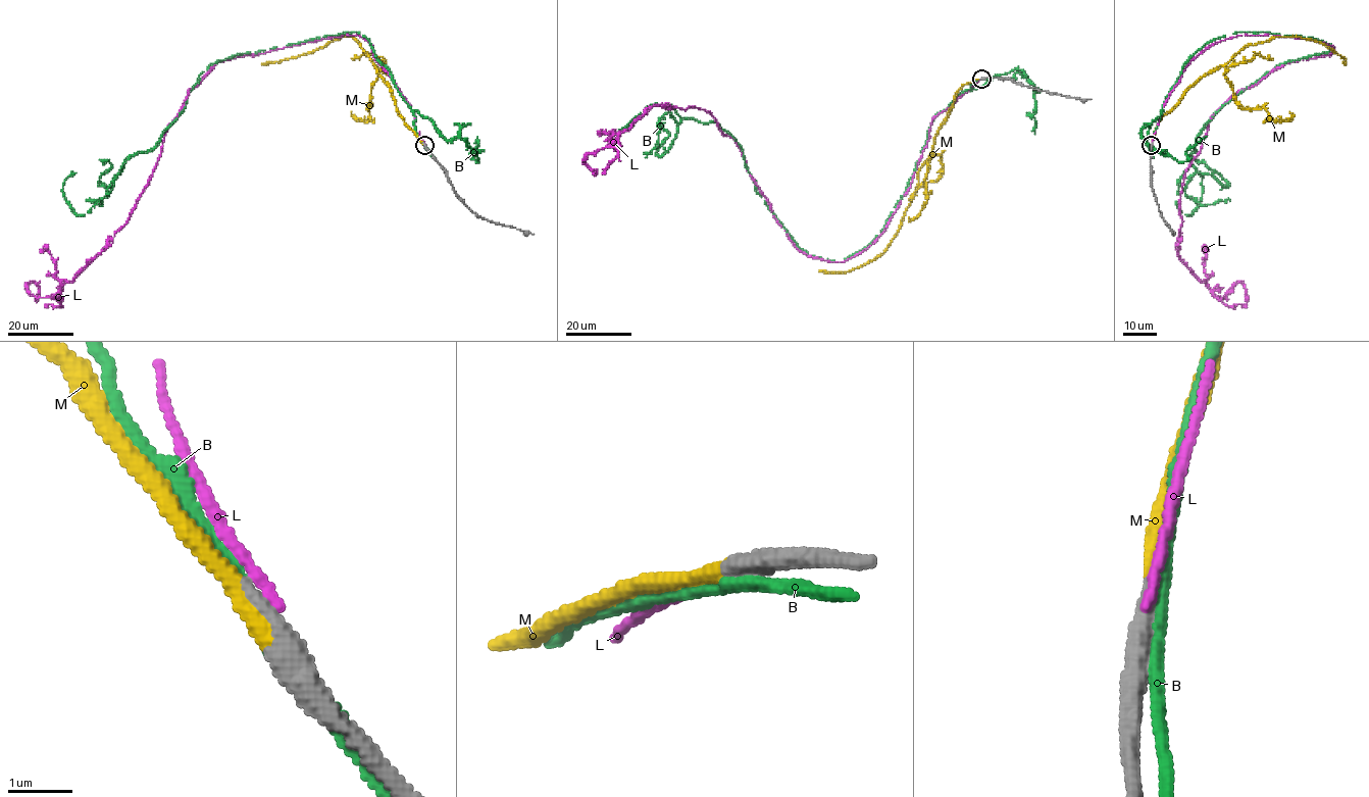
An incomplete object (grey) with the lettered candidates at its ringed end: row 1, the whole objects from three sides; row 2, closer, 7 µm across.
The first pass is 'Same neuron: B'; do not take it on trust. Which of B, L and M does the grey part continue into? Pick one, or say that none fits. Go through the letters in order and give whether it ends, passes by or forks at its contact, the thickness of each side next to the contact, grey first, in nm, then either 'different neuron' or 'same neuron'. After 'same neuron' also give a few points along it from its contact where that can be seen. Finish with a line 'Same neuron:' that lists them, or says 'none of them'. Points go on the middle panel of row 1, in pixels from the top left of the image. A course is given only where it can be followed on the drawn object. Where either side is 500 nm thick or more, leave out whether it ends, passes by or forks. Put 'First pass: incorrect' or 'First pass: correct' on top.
First pass: incorrect
B: calibres 500 and 240 nm; different neuron
L: it ends; calibres 360 and 170 nm; different neuron
M: it ends; calibres 440 and 320 nm; same neuron; course (982, 79), (956, 94), (886, 249), (848, 271), (818, 271)
Same neuron: M

